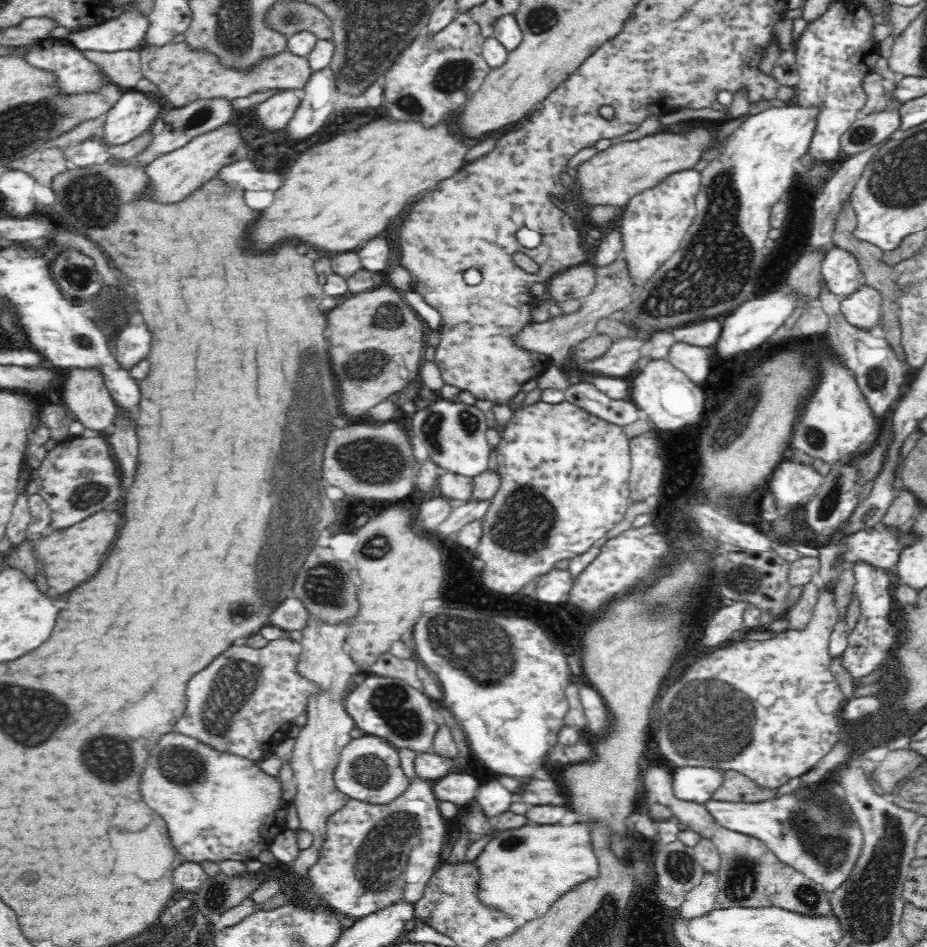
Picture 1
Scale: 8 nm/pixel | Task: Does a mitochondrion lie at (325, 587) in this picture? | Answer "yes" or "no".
yes

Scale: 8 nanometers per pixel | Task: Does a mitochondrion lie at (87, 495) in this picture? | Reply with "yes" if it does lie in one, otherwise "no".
yes

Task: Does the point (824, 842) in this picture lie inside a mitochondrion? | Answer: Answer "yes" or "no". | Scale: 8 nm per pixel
yes

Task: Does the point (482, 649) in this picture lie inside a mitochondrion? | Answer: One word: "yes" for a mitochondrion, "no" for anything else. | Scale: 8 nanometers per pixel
yes

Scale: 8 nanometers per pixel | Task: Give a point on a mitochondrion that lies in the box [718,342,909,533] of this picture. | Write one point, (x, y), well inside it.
(828, 504)

